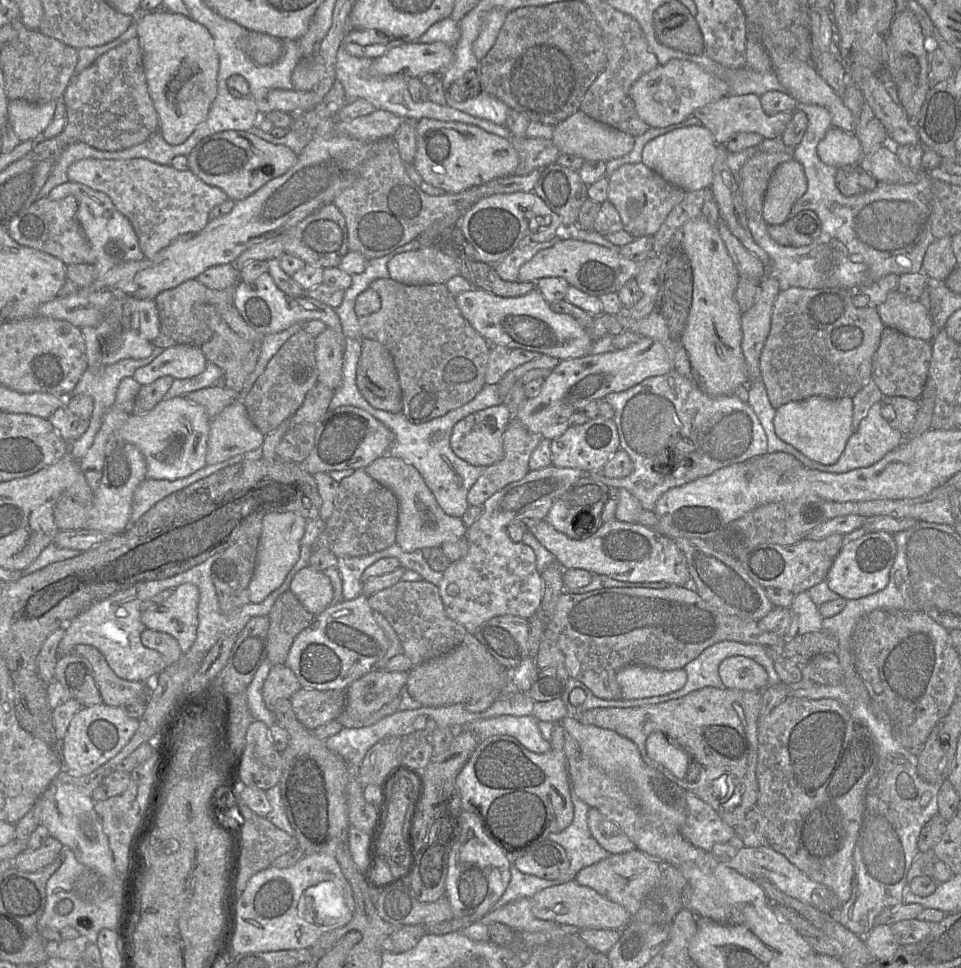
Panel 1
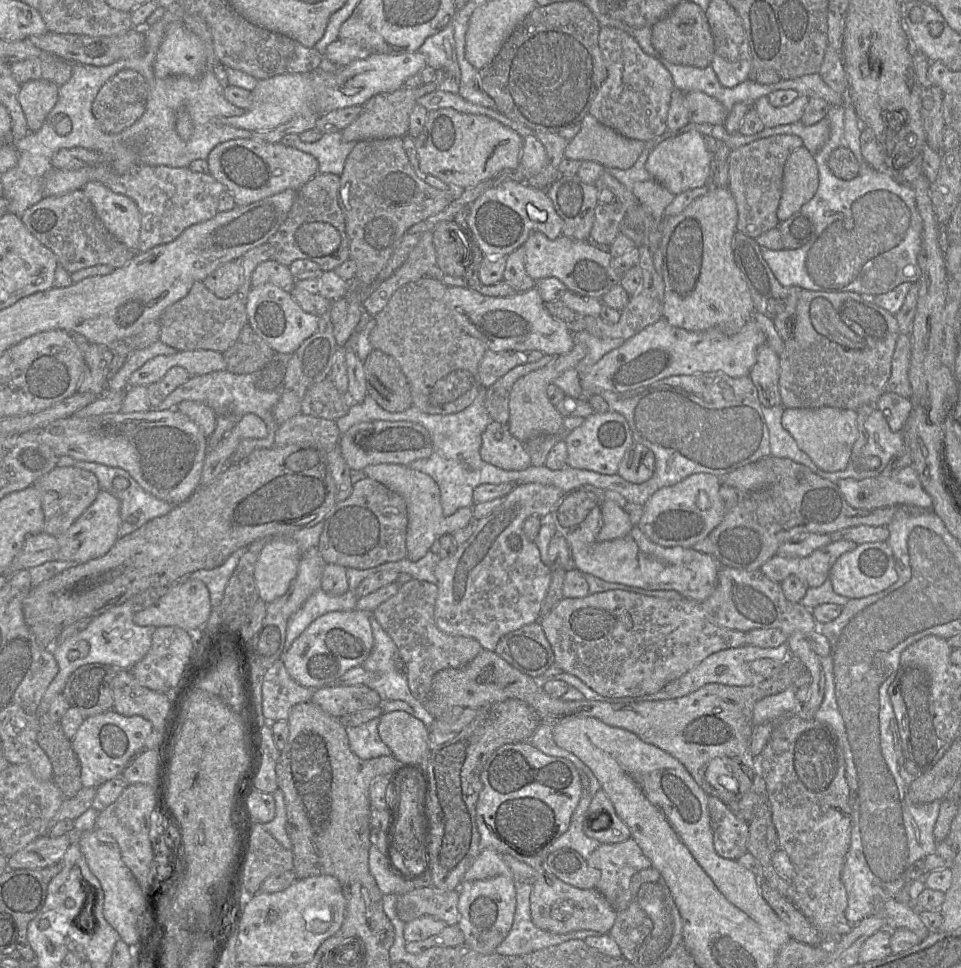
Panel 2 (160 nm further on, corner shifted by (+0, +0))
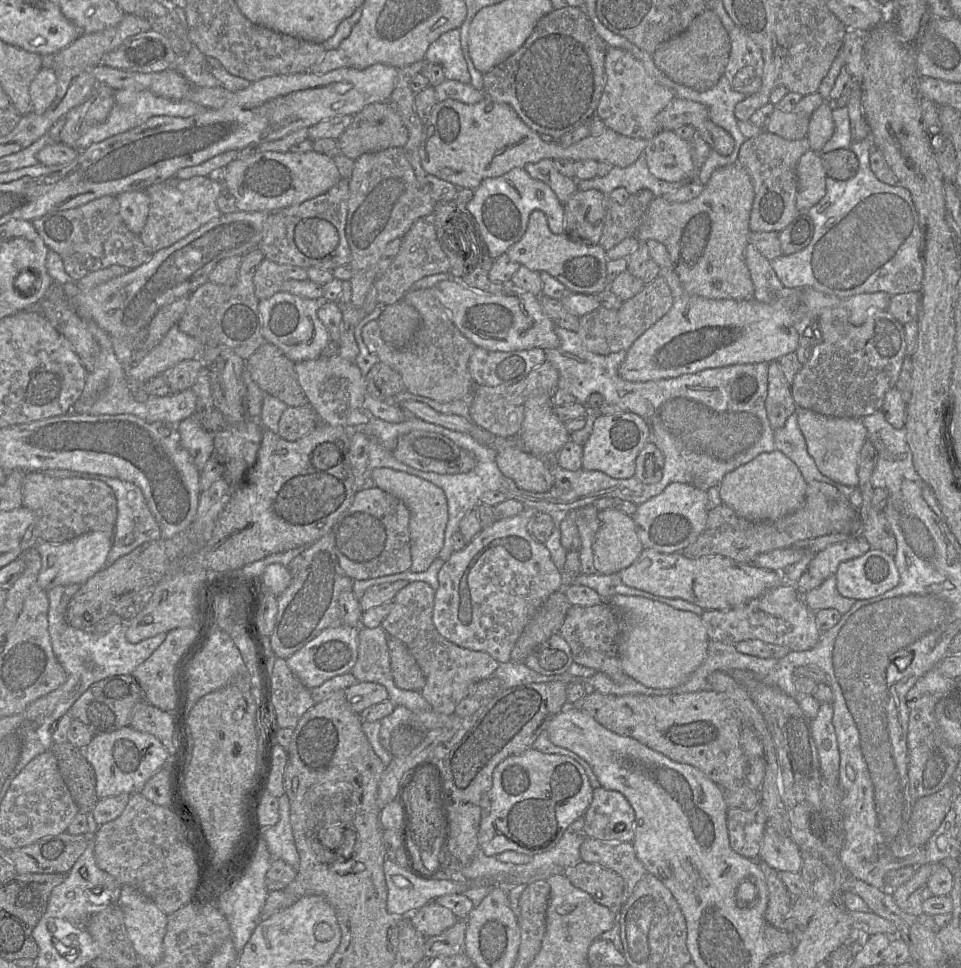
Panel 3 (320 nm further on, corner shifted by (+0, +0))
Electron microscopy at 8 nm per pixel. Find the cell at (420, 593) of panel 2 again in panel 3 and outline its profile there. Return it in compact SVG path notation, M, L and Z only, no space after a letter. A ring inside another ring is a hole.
M413 581L399 591L393 599L393 606L381 626L388 635L399 639L410 651L423 672L426 684L420 691L423 698L429 703L432 710L440 714L453 714L461 700L470 696L471 687L477 682L494 676L499 666L491 655L486 652L462 648L443 637L433 623L435 591L424 581Z

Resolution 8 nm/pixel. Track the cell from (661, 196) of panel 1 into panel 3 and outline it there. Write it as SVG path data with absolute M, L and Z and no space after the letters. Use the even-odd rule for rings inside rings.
M660 274L632 298L623 301L618 309L599 306L594 311L580 317L578 336L589 351L608 355L627 351L632 344L653 324L661 319L672 307L674 298L666 279Z

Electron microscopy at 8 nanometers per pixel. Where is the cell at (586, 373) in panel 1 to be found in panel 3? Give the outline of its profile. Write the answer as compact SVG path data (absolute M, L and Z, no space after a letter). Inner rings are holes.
M661 267L660 274L666 279L674 302L671 309L655 324L648 328L626 351L626 357L618 368L618 374L630 382L646 382L665 378L674 378L688 373L696 373L708 368L718 368L735 364L771 363L782 356L796 352L799 336L811 324L817 323L821 313L827 309L843 309L847 321L862 325L870 312L887 310L891 295L886 292L857 294L849 297L837 297L812 288L804 288L801 293L793 293L774 304L755 300L708 299L689 294L683 288L674 268Z

